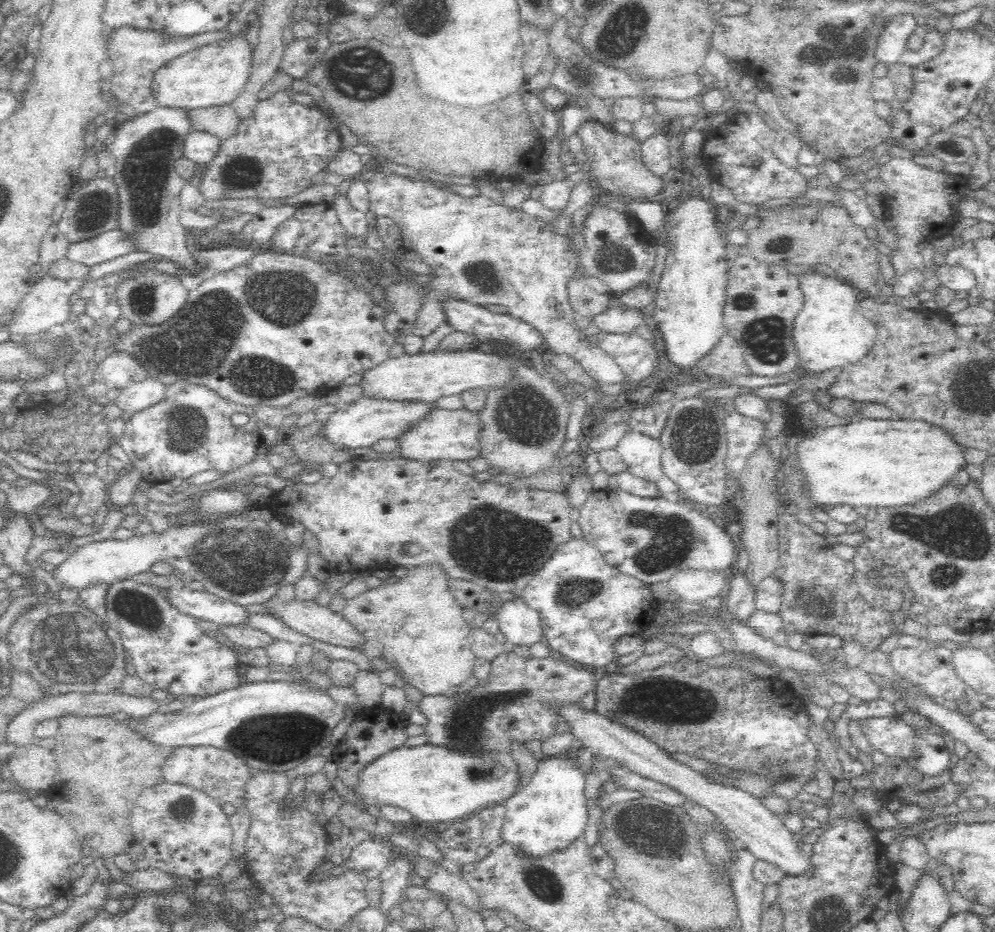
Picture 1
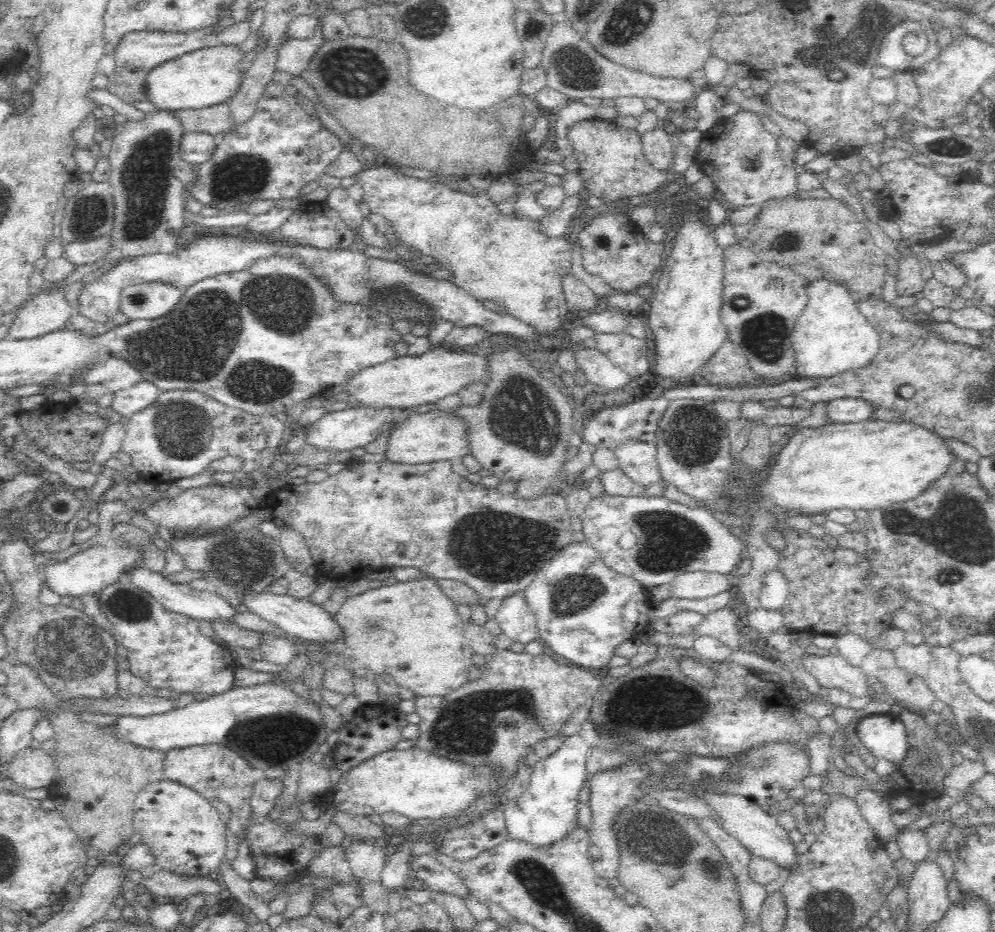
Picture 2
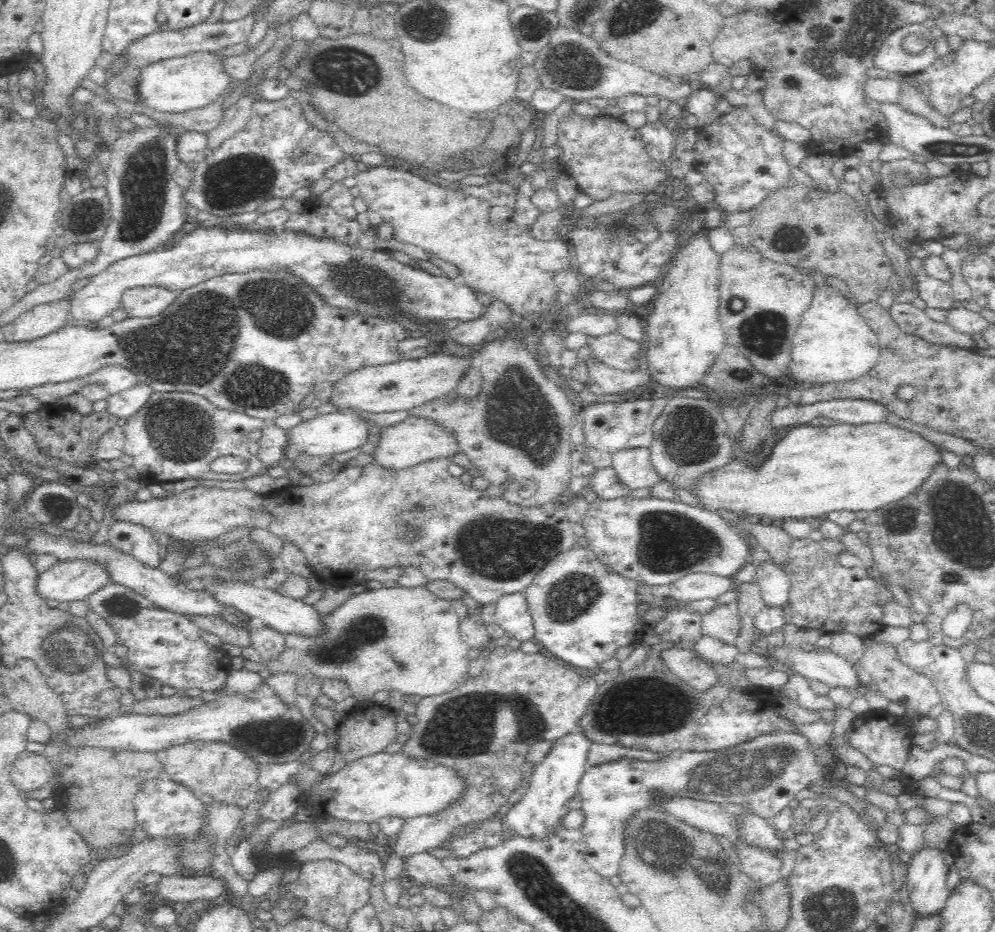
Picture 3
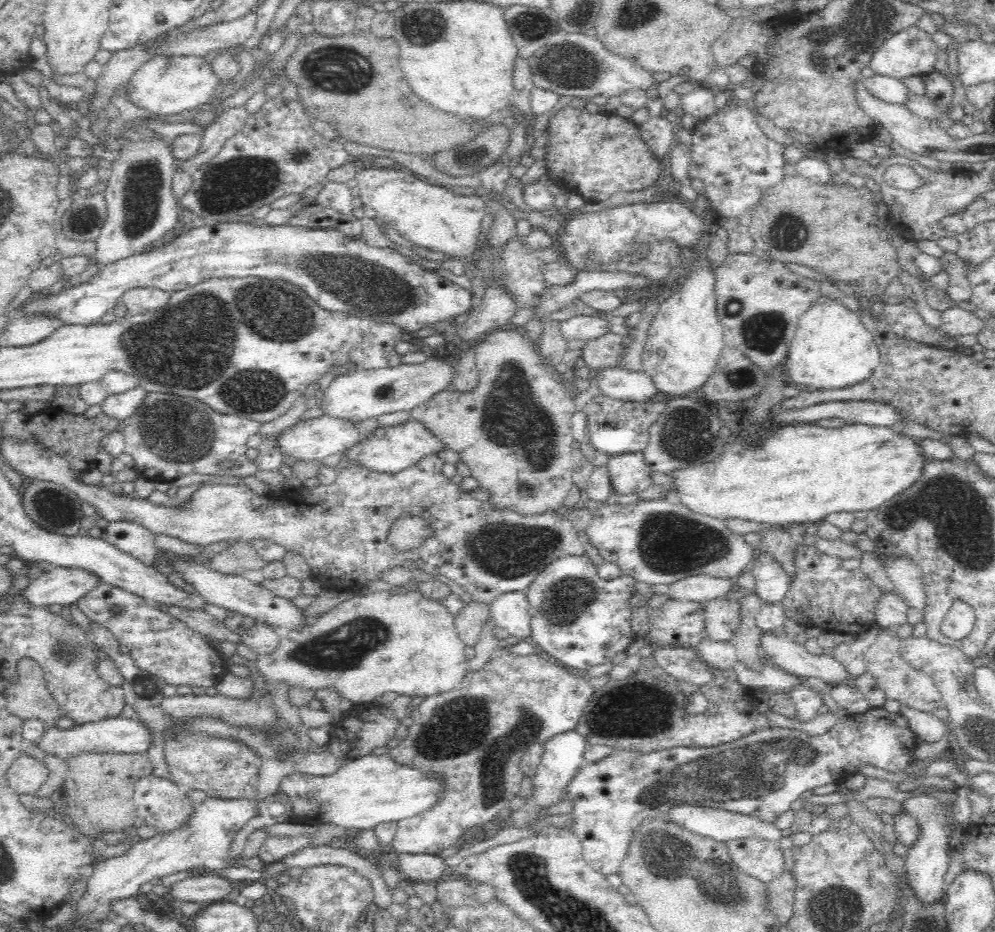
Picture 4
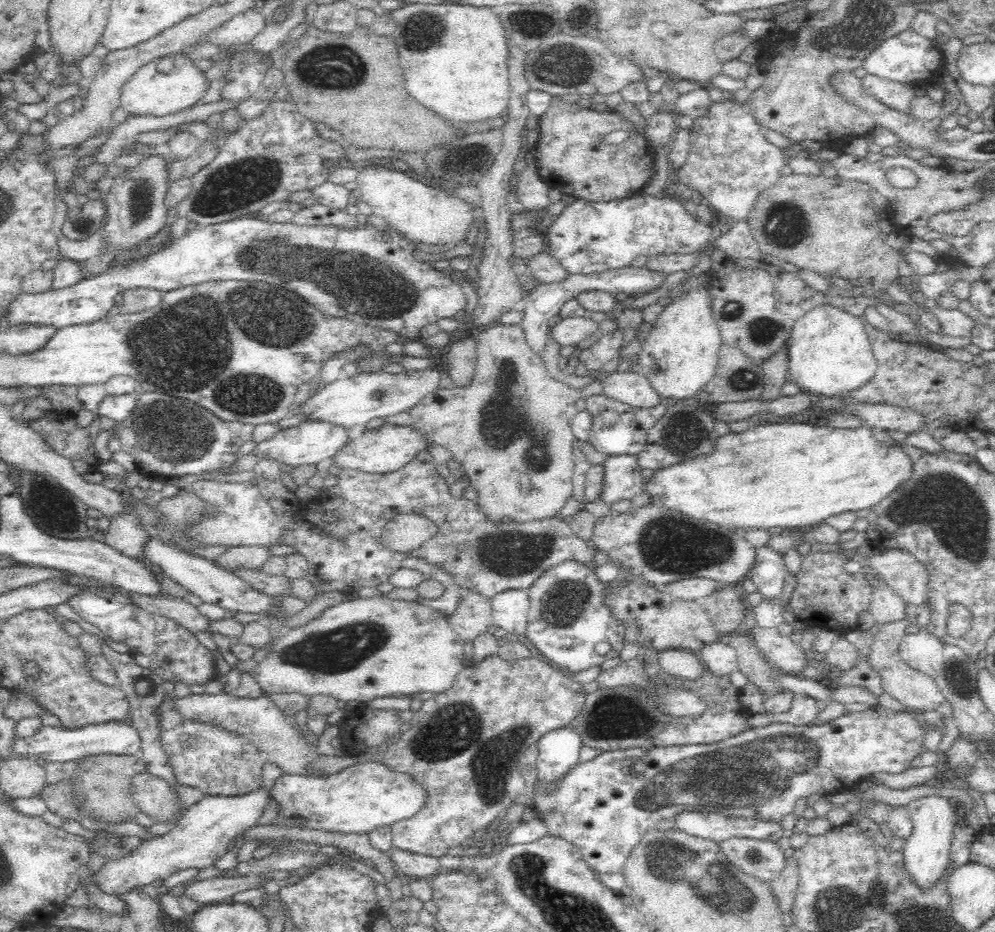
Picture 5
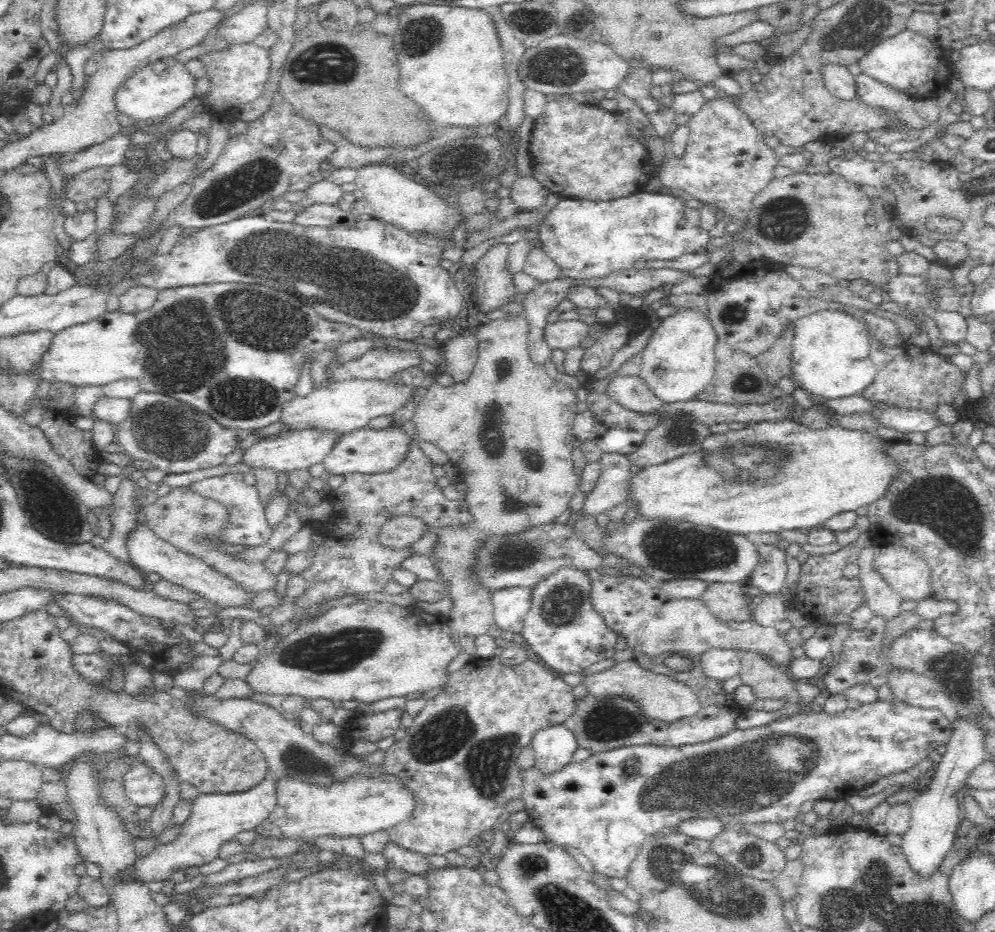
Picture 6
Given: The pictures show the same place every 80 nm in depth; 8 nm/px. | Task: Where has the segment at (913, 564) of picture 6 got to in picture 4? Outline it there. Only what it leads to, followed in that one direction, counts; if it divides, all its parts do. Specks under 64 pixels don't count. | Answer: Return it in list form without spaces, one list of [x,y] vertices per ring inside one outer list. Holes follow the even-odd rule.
[[[892,561],[885,568],[887,576],[893,581],[897,592],[916,612],[927,606],[926,595],[922,589],[920,571],[910,561]]]

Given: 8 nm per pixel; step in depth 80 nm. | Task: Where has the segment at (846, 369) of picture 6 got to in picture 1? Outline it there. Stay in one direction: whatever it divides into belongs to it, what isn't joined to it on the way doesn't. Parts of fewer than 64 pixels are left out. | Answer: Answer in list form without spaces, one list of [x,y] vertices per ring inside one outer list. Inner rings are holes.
[[[814,266],[802,267],[796,279],[800,291],[804,292],[804,304],[793,322],[793,341],[800,369],[816,374],[860,360],[872,346],[876,334],[874,325],[858,313],[863,294],[850,282],[837,275],[821,274]]]

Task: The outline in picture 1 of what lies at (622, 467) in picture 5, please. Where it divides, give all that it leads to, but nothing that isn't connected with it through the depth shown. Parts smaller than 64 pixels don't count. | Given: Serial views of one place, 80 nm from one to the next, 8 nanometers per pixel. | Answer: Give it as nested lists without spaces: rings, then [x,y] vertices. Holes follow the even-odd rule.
[[[630,428],[623,434],[615,450],[624,459],[624,462],[628,464],[629,471],[632,474],[652,482],[657,482],[662,477],[663,464],[661,457],[664,454],[664,447],[662,447],[662,442],[659,438],[654,438],[645,432]]]

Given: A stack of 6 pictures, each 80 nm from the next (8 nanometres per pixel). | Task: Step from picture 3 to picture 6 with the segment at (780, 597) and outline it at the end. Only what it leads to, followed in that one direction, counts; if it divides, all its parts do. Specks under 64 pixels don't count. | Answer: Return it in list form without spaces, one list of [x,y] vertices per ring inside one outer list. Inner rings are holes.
[[[762,543],[757,546],[758,562],[746,585],[760,588],[761,596],[780,594],[786,584],[787,564],[784,552],[774,545]]]

